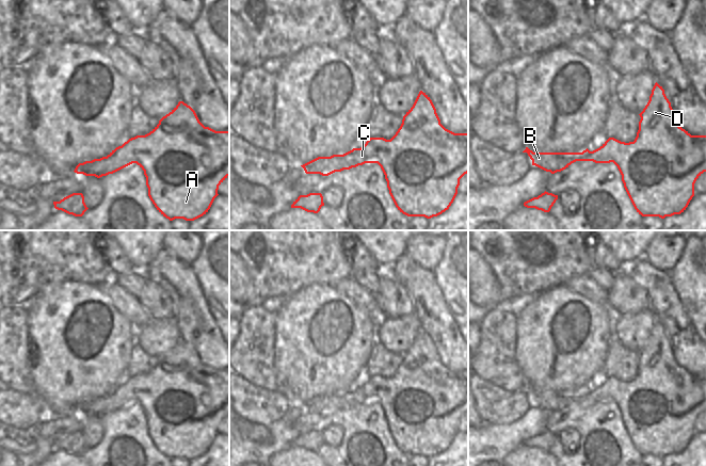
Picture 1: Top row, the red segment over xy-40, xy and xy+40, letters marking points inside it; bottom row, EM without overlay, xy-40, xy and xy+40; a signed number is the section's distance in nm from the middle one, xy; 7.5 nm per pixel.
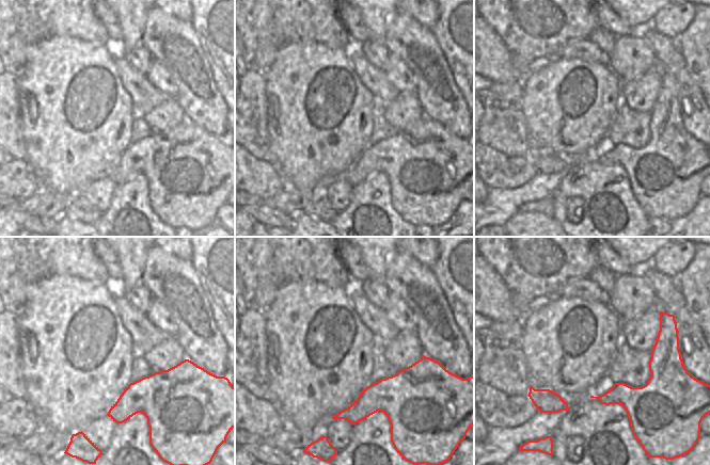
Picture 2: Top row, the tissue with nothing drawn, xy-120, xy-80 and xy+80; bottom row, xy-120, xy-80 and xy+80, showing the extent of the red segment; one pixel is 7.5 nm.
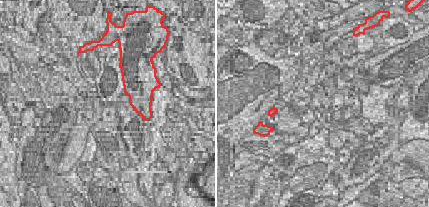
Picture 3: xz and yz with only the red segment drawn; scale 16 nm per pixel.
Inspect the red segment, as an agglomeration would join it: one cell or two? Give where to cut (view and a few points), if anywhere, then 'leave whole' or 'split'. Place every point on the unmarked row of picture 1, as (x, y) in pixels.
no cut | leave whole

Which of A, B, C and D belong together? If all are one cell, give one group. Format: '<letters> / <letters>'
A B C D

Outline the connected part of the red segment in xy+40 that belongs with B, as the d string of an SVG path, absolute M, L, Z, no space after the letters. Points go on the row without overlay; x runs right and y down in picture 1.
M657 321L652 328L647 343L639 354L641 358L633 381L625 382L614 376L609 376L599 387L593 390L587 387L582 391L533 391L526 386L523 391L528 392L532 399L532 404L551 413L565 408L576 400L613 401L622 414L624 427L639 453L642 455L659 455L661 457L680 453L686 449L694 435L696 418L706 411L706 374L691 374L675 360L671 341L667 337L662 325Z

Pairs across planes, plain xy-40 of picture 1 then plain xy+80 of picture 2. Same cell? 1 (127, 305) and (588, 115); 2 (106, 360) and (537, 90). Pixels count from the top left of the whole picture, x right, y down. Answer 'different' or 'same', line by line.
1: different
2: same

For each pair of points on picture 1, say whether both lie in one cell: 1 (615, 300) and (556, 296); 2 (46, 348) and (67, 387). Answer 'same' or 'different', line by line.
1: different
2: same

